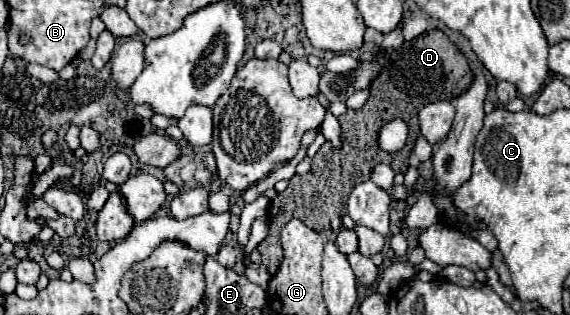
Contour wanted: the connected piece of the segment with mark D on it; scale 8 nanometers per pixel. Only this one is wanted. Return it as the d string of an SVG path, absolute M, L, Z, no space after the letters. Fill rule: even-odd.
M427 30L421 36L417 36L411 42L405 42L397 52L389 56L387 70L381 72L381 76L375 80L375 84L369 90L369 98L359 110L347 110L343 116L339 116L345 146L341 152L335 152L329 142L325 142L315 158L311 160L311 170L307 174L295 175L289 180L289 186L285 192L279 192L271 204L269 204L269 236L259 244L263 266L271 272L271 276L277 272L283 256L281 256L280 232L281 228L291 218L301 218L307 222L307 216L303 216L305 210L315 210L321 206L327 212L327 218L331 222L331 228L341 226L341 218L347 214L347 196L355 188L355 184L361 184L371 178L371 172L377 164L385 162L395 172L405 172L407 158L415 146L417 140L417 112L429 104L439 100L451 100L459 94L463 94L473 80L473 74L469 70L469 64L465 56L457 50L457 46L441 32L441 30ZM401 118L409 126L409 136L405 146L399 152L387 154L379 148L379 130L395 120ZM323 152L323 154L321 154Z

